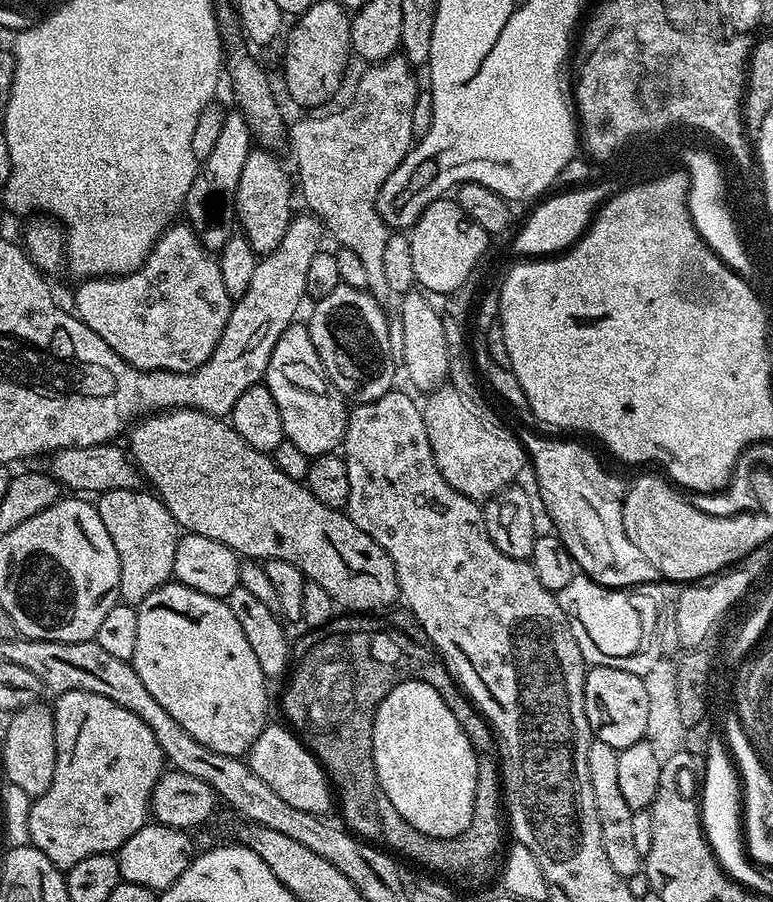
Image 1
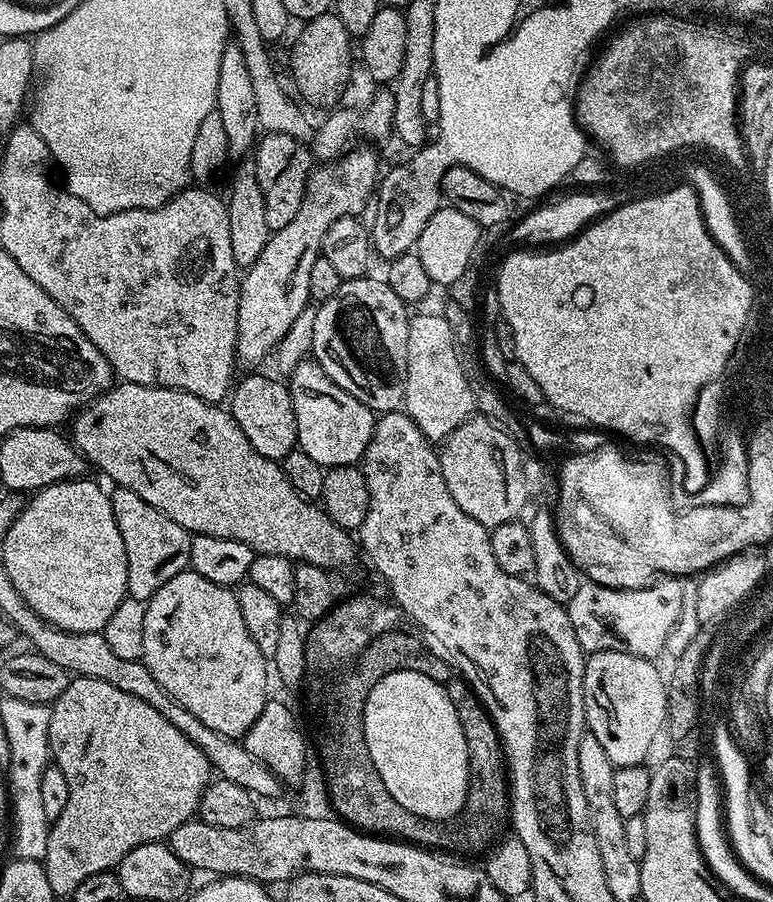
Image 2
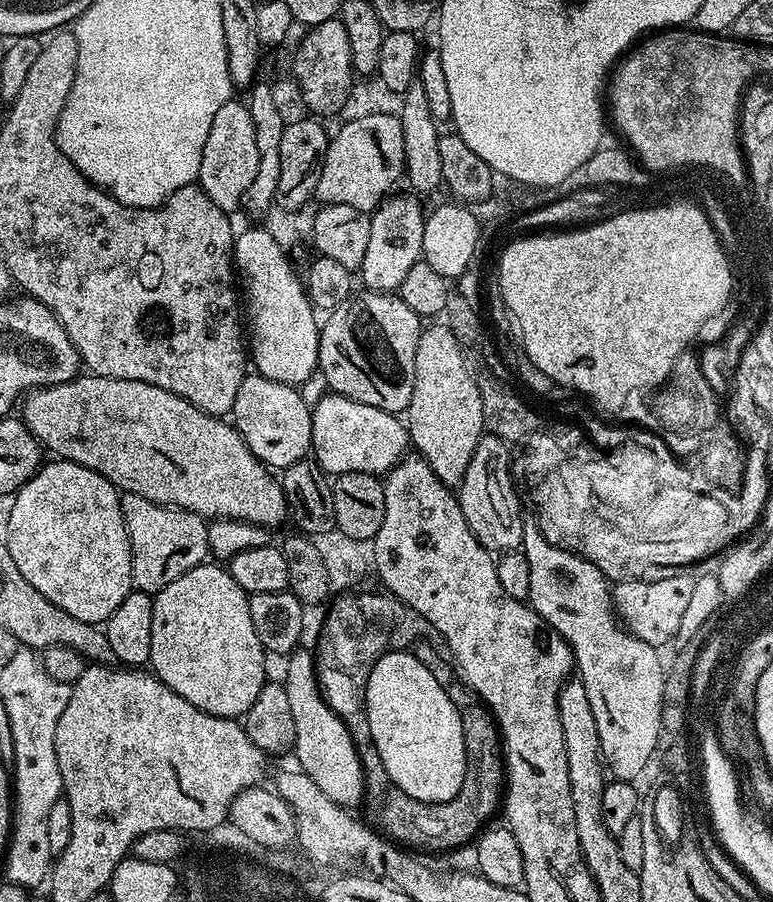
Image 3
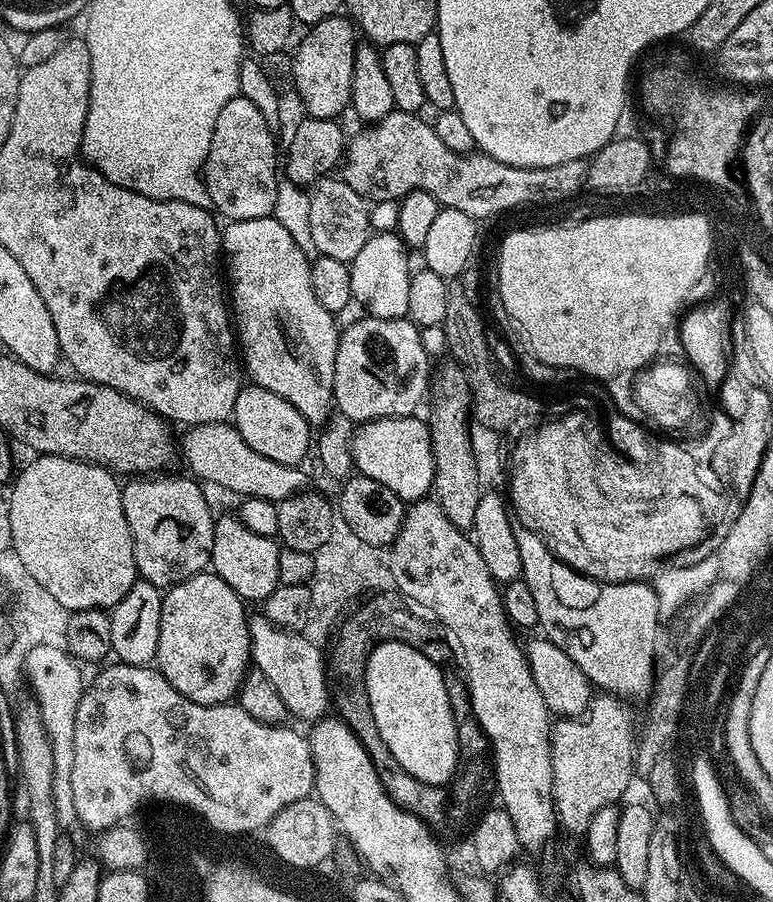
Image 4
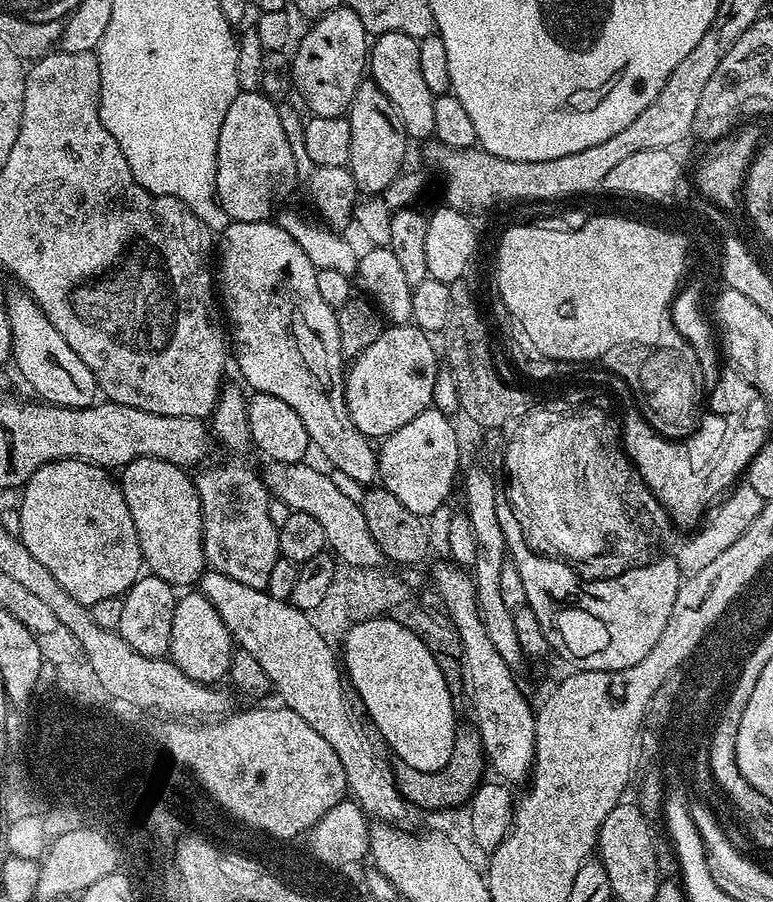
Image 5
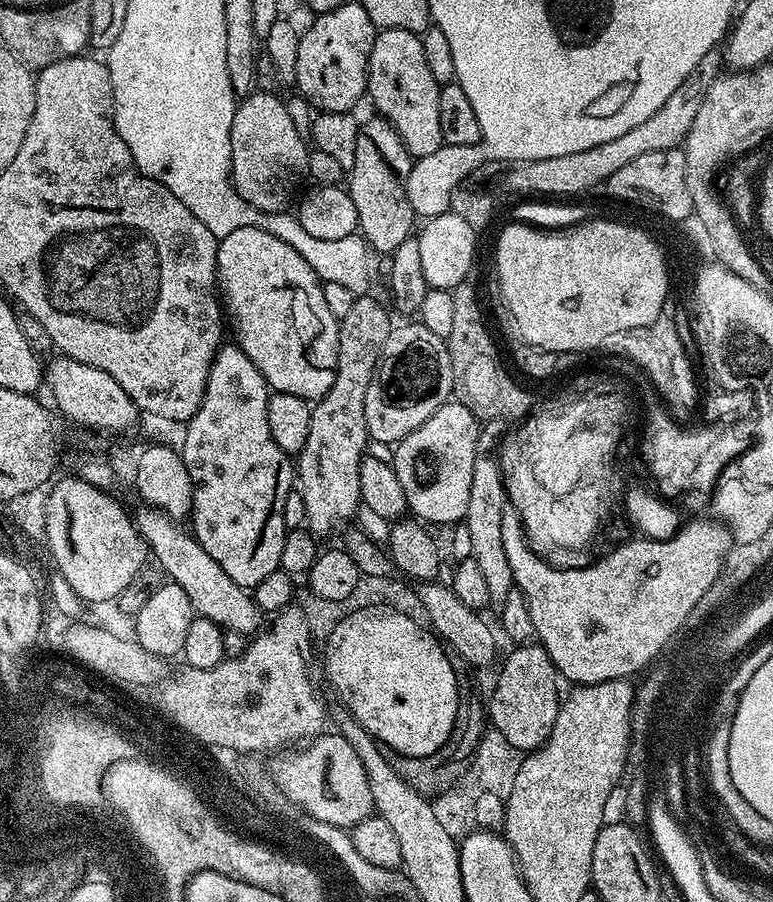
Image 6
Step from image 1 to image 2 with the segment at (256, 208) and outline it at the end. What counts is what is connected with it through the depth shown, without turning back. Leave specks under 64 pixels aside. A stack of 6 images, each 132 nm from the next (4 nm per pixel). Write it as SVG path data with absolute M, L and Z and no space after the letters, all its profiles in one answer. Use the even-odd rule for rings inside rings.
M264 132L254 149L256 177L262 190L262 202L266 204L266 226L270 226L272 233L287 226L298 215L298 206L302 206L302 194L314 167L312 149L302 141L300 136Z

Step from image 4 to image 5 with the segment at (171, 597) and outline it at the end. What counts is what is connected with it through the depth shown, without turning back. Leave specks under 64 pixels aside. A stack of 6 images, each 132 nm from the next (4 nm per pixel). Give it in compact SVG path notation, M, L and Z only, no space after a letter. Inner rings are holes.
M188 590L179 597L174 606L174 626L170 626L170 646L168 656L190 678L199 684L219 685L228 674L232 661L234 641L226 630L226 622L218 618L218 610L210 606L210 602L199 590Z

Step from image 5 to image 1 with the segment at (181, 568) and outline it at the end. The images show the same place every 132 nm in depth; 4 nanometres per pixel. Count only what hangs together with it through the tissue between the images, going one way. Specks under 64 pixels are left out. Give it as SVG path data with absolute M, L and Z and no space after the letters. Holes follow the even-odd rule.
M127 488L101 492L95 505L98 518L102 518L114 542L114 550L118 550L120 600L138 606L154 590L173 579L174 553L178 550L182 529L159 496L148 490Z

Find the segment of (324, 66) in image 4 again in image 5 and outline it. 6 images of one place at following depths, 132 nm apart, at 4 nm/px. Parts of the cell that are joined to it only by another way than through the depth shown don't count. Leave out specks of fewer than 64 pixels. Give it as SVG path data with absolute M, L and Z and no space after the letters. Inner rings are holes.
M347 6L330 10L309 27L301 45L291 53L294 92L304 99L312 116L342 116L352 105L354 90L365 79L370 34L362 26L362 18Z

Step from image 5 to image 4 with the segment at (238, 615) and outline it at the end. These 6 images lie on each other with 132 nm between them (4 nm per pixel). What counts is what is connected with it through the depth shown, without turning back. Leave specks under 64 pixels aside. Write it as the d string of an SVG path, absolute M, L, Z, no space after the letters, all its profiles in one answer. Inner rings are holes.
M262 614L248 621L252 639L251 663L274 685L274 690L286 702L286 710L300 720L315 722L330 708L330 681L326 671L326 656L322 648L308 642L301 633L275 628Z

